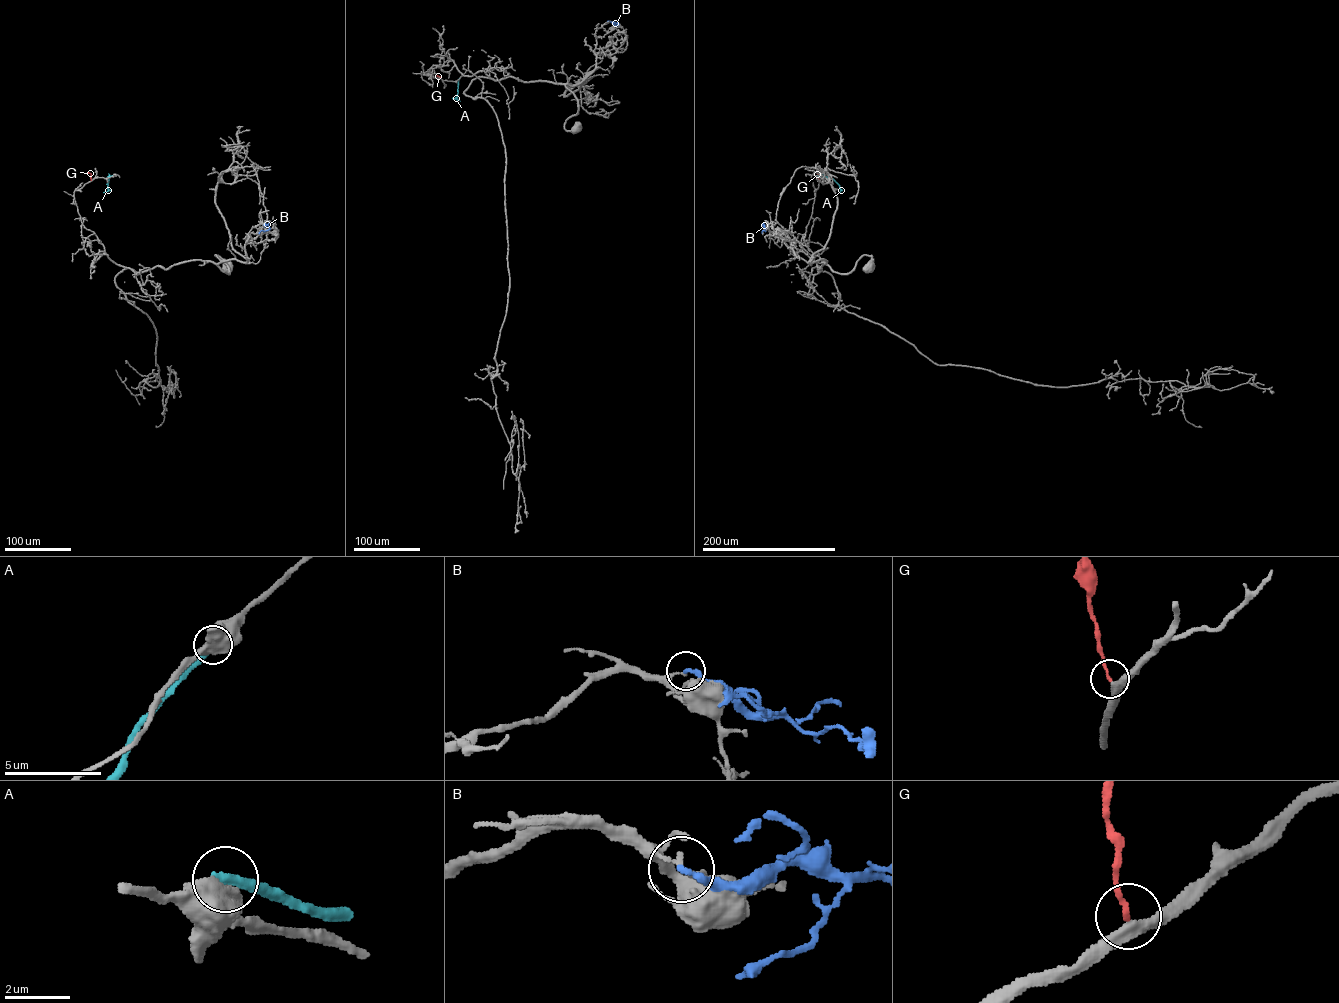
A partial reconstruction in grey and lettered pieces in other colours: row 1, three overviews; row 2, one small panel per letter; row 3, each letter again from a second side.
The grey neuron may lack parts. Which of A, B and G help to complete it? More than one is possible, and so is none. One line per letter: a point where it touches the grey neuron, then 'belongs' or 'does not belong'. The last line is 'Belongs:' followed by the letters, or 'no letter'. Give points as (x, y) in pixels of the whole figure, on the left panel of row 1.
A: (113, 175) | does not belong
B: (263, 225) | does not belong
G: (91, 180) | belongs
Belongs: G

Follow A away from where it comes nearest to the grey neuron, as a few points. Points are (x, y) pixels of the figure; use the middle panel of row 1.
A: (462, 75), (458, 81), (457, 99), (452, 98)

